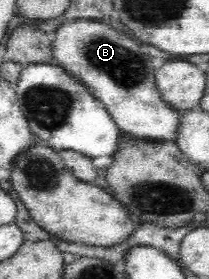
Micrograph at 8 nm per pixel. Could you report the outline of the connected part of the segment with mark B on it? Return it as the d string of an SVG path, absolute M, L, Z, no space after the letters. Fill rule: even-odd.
M77 19L55 27L52 63L77 78L93 97L99 100L121 134L131 134L153 142L176 139L182 113L161 100L155 87L155 67L149 55L139 51L126 30L117 30L106 23Z

